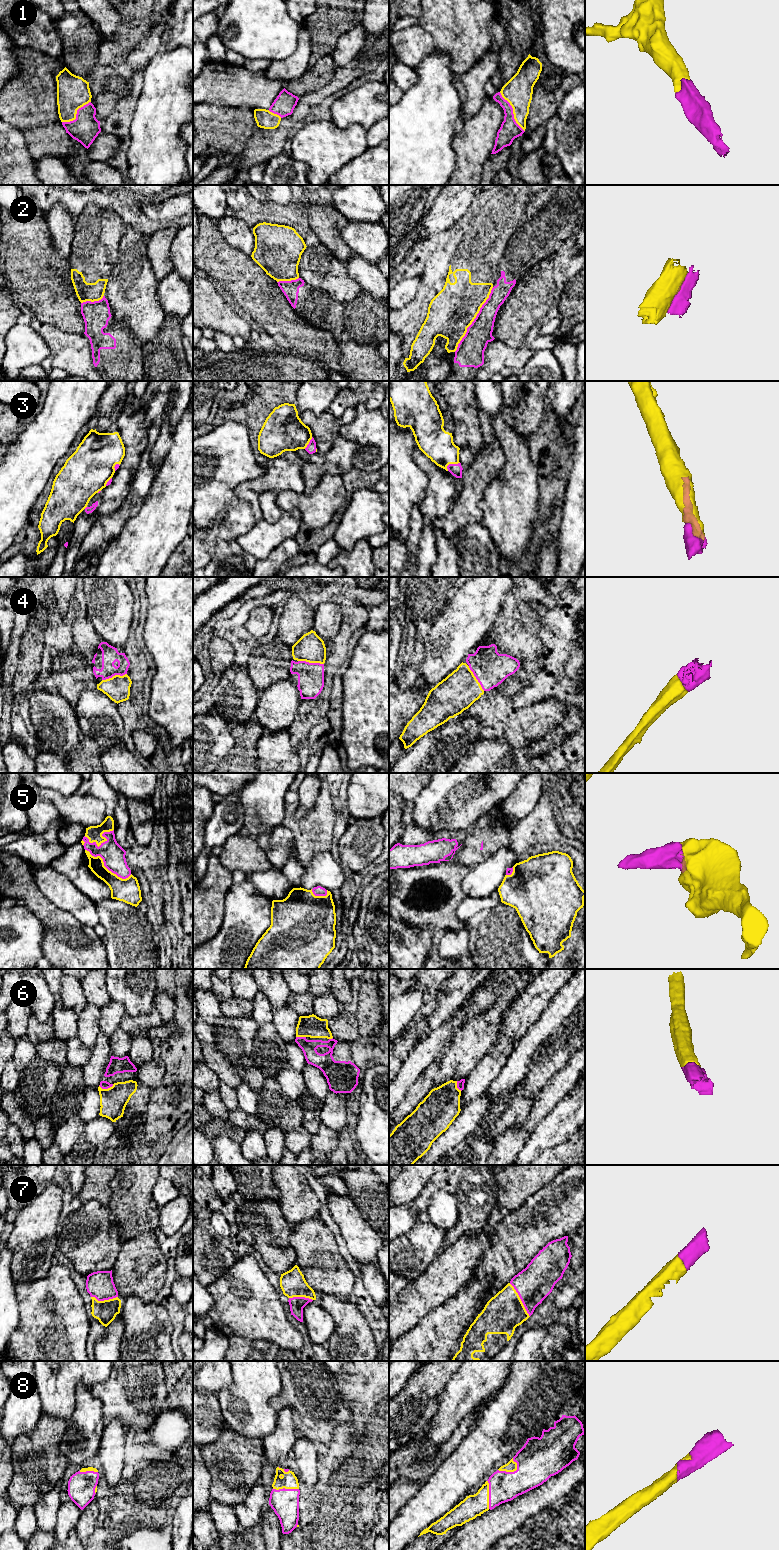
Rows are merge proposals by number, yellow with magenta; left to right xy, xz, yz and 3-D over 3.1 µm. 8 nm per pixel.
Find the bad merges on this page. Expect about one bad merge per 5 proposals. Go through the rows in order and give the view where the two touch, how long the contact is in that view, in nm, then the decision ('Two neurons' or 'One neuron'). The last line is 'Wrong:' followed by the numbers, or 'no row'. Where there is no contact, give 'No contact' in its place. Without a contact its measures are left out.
1: Touches yellow in yz. Shared border 380 nm. One neuron
2: Touches yellow in yz. Shared border 600 nm. Two neurons
3: Touches yellow in yz. Shared border 120 nm. One neuron
4: Touches yellow in xz. Shared border 220 nm. One neuron
5: Touches yellow in xy. Shared border 420 nm. One neuron
6: Touches yellow in xy. Shared border 120 nm. One neuron
7: Touches yellow in yz. Shared border 320 nm. One neuron
8: Touches yellow in yz. Shared border 170 nm. One neuron
Wrong: 2

